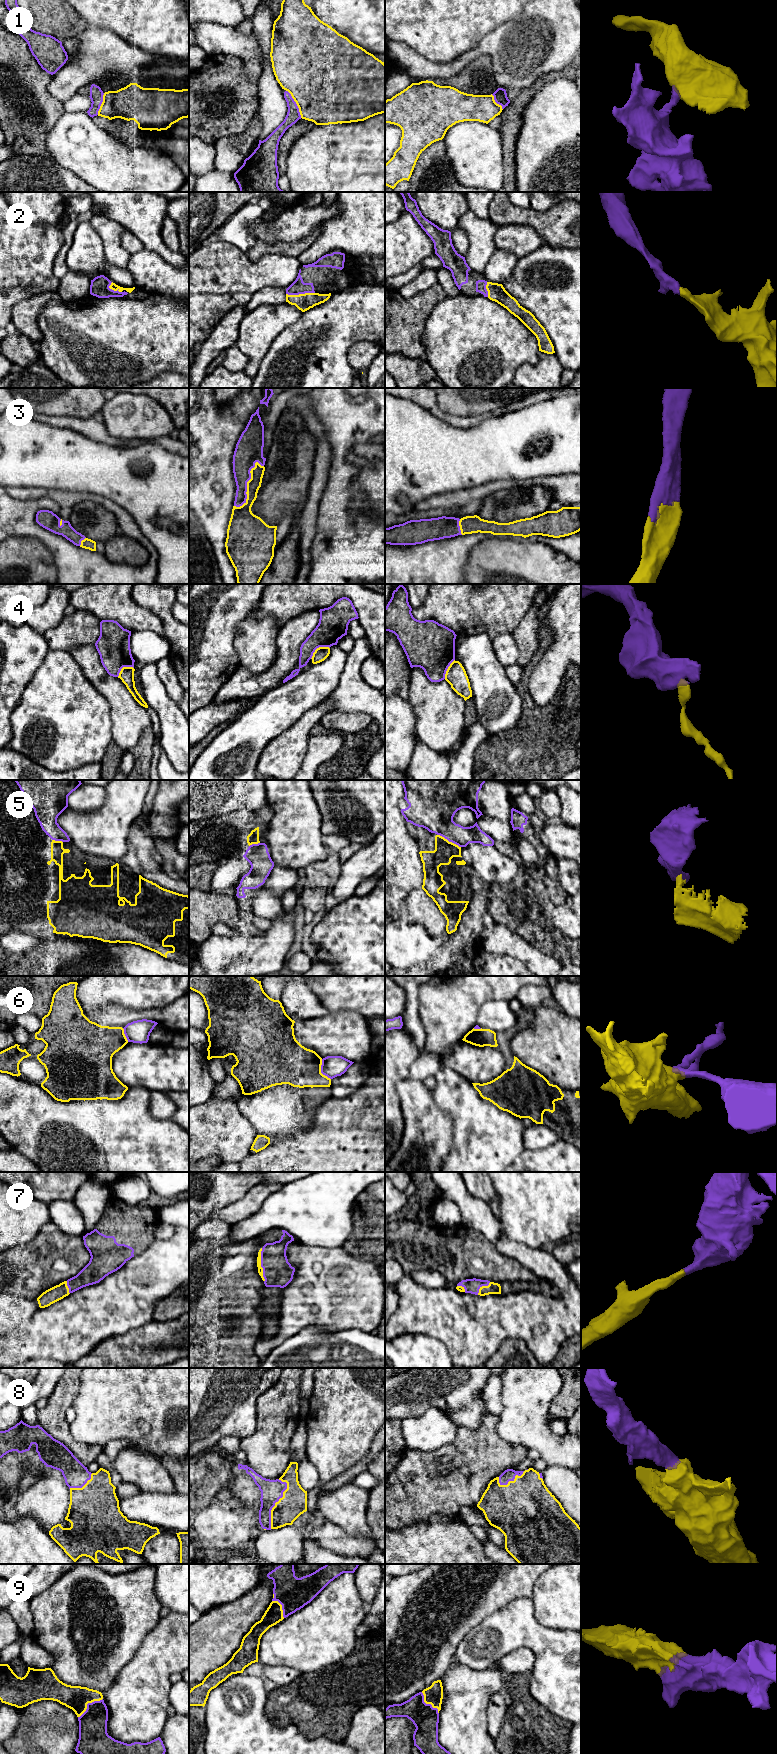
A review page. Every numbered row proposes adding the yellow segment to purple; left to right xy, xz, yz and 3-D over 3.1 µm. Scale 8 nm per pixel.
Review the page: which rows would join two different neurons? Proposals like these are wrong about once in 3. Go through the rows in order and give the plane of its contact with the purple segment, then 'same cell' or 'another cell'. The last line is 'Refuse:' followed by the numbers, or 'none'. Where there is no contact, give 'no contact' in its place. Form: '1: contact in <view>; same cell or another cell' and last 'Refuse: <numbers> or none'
1: contact in xz; another cell
2: contact in xz; same cell
3: contact in xz; same cell
4: contact in xz; another cell
5: contact in yz; another cell
6: contact in xz; another cell
7: contact in xz; same cell
8: contact in xz; same cell
9: contact in xy; same cell
Refuse: 1, 4, 5, 6

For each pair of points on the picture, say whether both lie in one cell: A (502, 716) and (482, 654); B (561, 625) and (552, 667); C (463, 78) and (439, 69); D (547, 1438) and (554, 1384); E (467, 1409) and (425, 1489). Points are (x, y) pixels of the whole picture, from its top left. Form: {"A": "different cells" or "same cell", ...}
{"A": "same cell", "B": "same cell", "C": "different cells", "D": "same cell", "E": "different cells"}

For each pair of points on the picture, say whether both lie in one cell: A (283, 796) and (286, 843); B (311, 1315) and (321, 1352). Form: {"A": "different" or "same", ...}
{"A": "same", "B": "different"}

